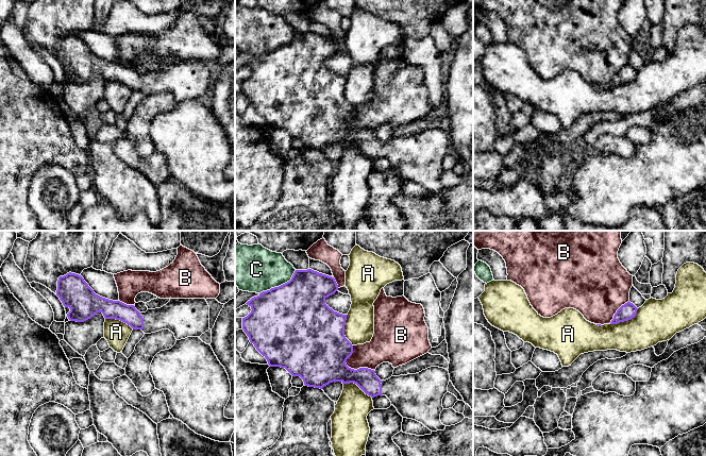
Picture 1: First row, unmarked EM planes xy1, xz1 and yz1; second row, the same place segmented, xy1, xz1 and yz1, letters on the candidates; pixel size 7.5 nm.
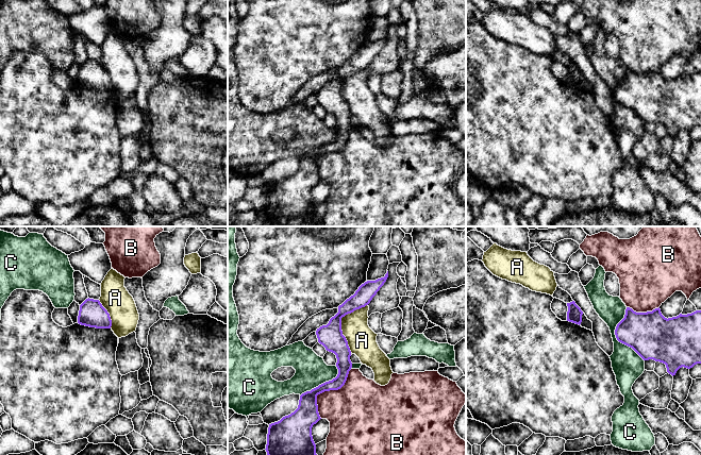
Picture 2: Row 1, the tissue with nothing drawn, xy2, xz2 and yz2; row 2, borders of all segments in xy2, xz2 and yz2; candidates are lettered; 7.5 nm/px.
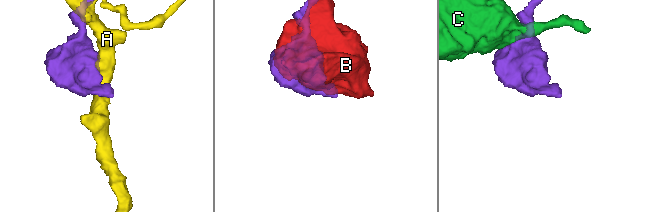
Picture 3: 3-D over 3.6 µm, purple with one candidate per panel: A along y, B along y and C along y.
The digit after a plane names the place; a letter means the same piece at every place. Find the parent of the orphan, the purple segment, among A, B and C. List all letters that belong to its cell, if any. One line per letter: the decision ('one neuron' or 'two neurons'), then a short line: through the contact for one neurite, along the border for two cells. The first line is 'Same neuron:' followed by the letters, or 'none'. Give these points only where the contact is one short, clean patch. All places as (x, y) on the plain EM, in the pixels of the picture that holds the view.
Same neuron: none
A: two neurons
B: two neurons
C: two neurons

